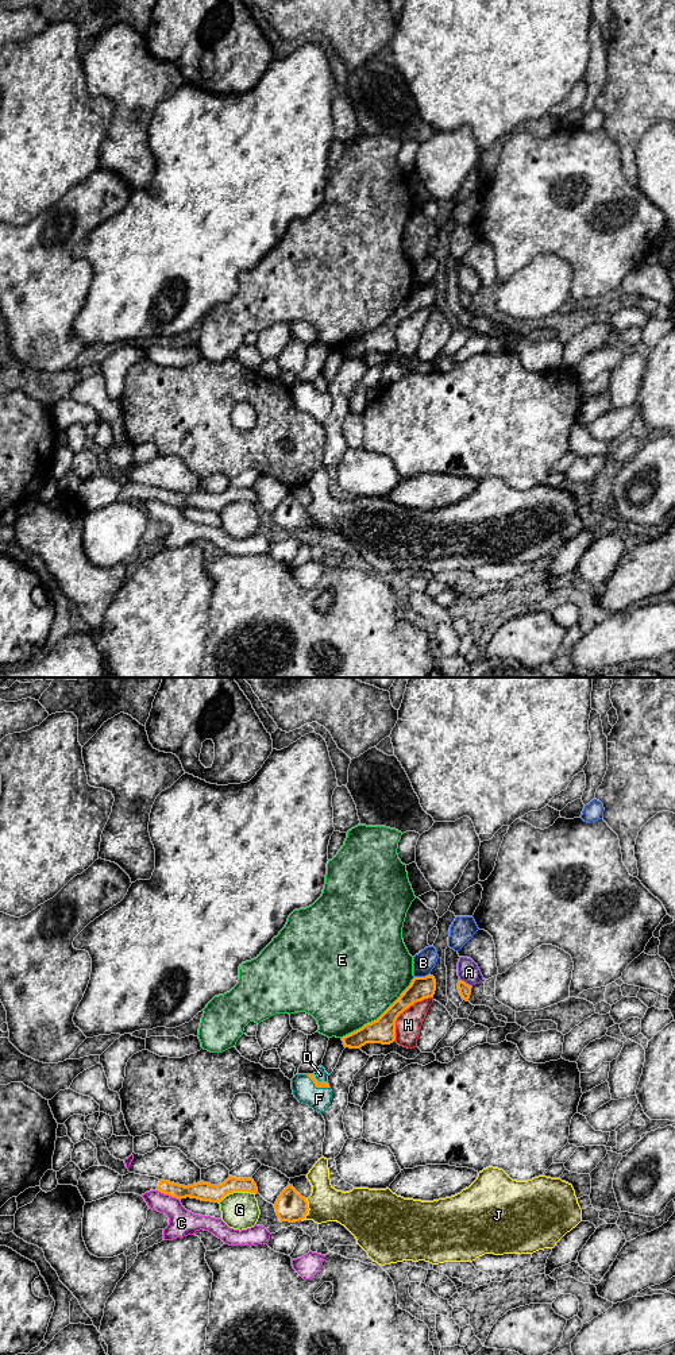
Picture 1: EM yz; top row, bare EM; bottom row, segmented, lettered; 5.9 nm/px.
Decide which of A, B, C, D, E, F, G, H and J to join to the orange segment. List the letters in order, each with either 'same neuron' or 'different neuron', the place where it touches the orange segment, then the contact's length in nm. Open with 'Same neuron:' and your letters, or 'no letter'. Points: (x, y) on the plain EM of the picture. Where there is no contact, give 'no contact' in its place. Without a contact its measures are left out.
Same neuron: F
A: different neuron; meets orange in yz at (465, 292); contact 90 nm long
B: different neuron; meets orange in yz at (421, 286); contact 90 nm long
C: different neuron; meets orange in yz at (169, 504); contact 160 nm long
D: different neuron; meets orange in yz at (317, 390); contact 110 nm long
E: different neuron; meets orange in yz at (381, 324); contact 550 nm long
F: same neuron; meets orange in yz at (316, 396); contact 170 nm long
G: different neuron; meets orange in yz at (236, 500); contact 220 nm long
H: different neuron; meets orange in yz at (402, 320); contact 360 nm long
J: different neuron; meets orange in yz at (308, 518); contact 140 nm long

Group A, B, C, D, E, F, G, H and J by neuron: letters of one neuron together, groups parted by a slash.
A / B / C / D / E / F / G / H / J

